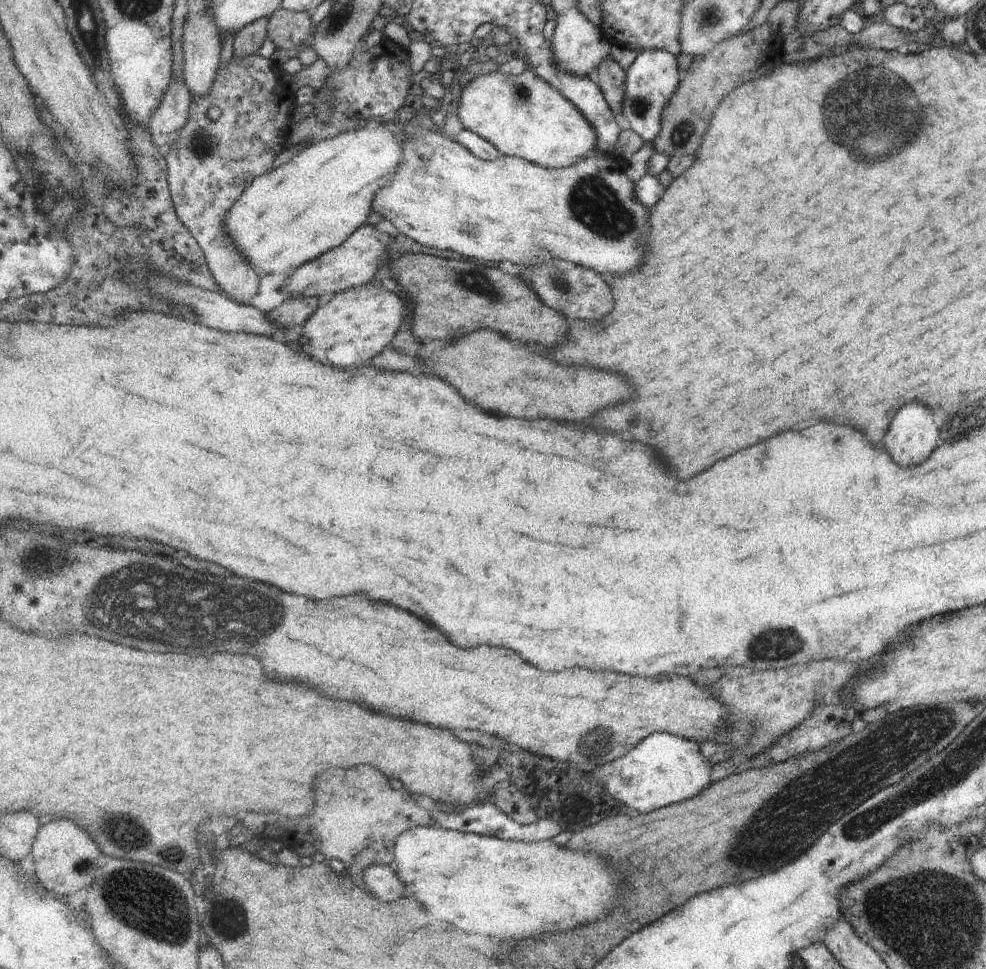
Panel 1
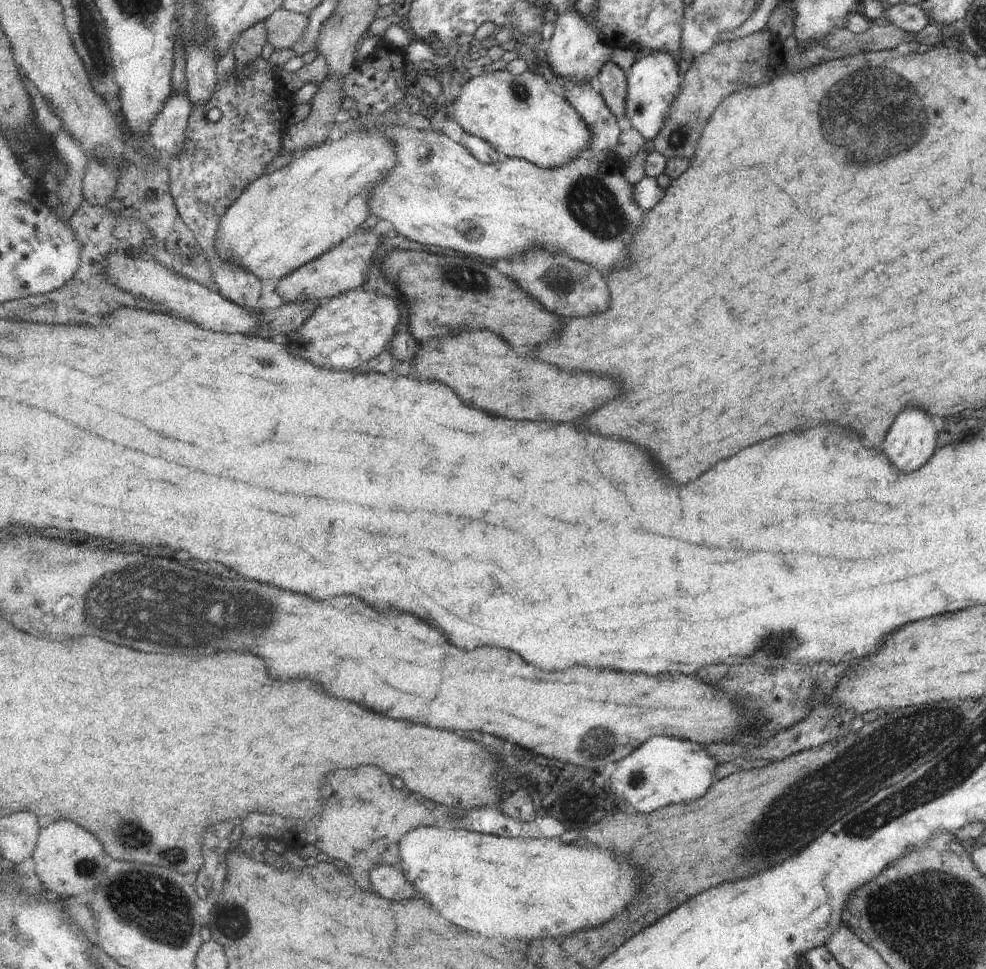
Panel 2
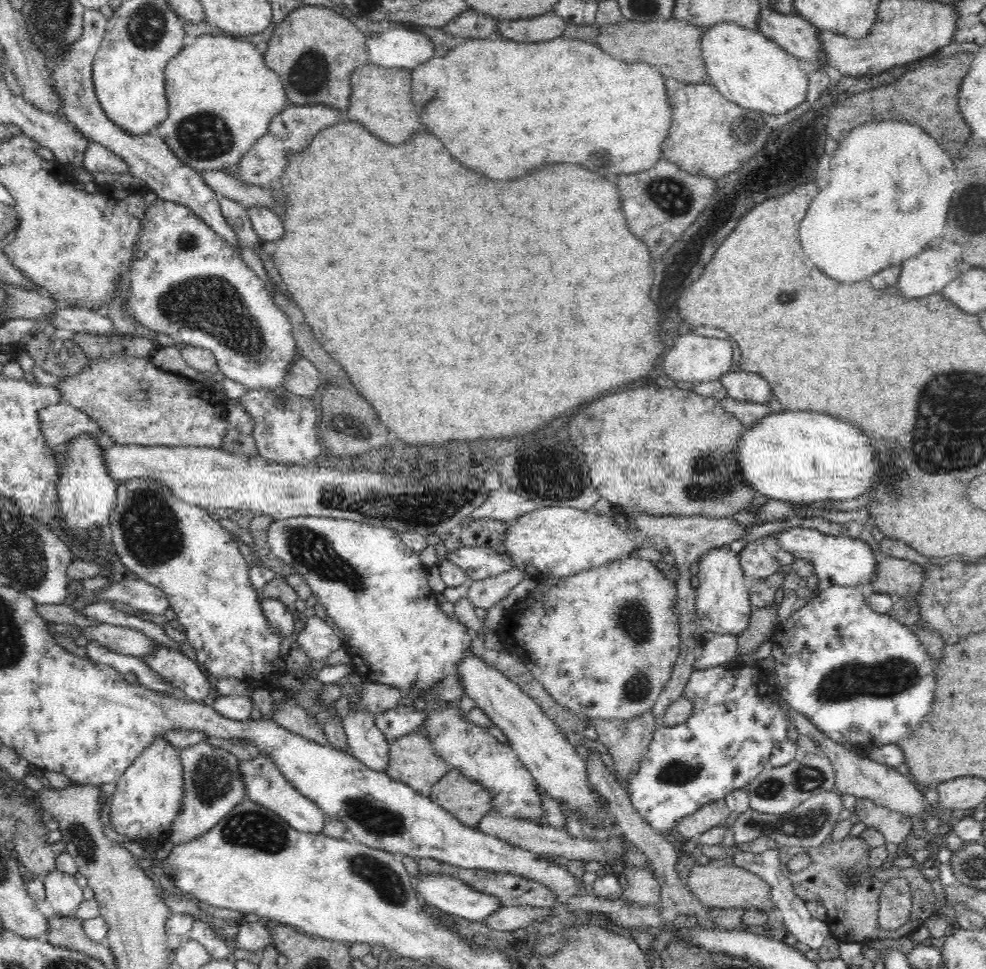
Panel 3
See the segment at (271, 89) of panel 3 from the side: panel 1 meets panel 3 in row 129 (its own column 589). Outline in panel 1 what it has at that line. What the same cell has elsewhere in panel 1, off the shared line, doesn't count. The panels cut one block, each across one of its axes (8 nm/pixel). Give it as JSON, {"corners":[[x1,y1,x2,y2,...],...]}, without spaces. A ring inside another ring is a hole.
{"corners":[[421,130,407,131,407,142,405,142,405,151,403,161,399,164,399,170,393,178,391,184,383,186,381,190,375,194,372,210,377,212,382,218,389,220,400,232,421,244,438,248,441,250,453,250,479,262,513,262,515,264,525,264,527,268,533,264,545,264,549,260,555,258,563,258,569,262,579,264,579,266,587,266,598,272,604,277,615,274,615,276,623,276,627,272,633,272,635,268,639,268,643,264,643,256,645,256,645,248,641,246,641,238,647,235,651,230,649,224,650,208,643,206,637,195,635,194,636,182,633,182,627,174,627,165,618,156,595,156,583,158,581,162,567,166,567,168,548,169,535,163,519,157,508,157,503,155,493,162,485,162,478,155,473,154,463,143,459,144,450,137,442,136,437,132,426,132]]}

